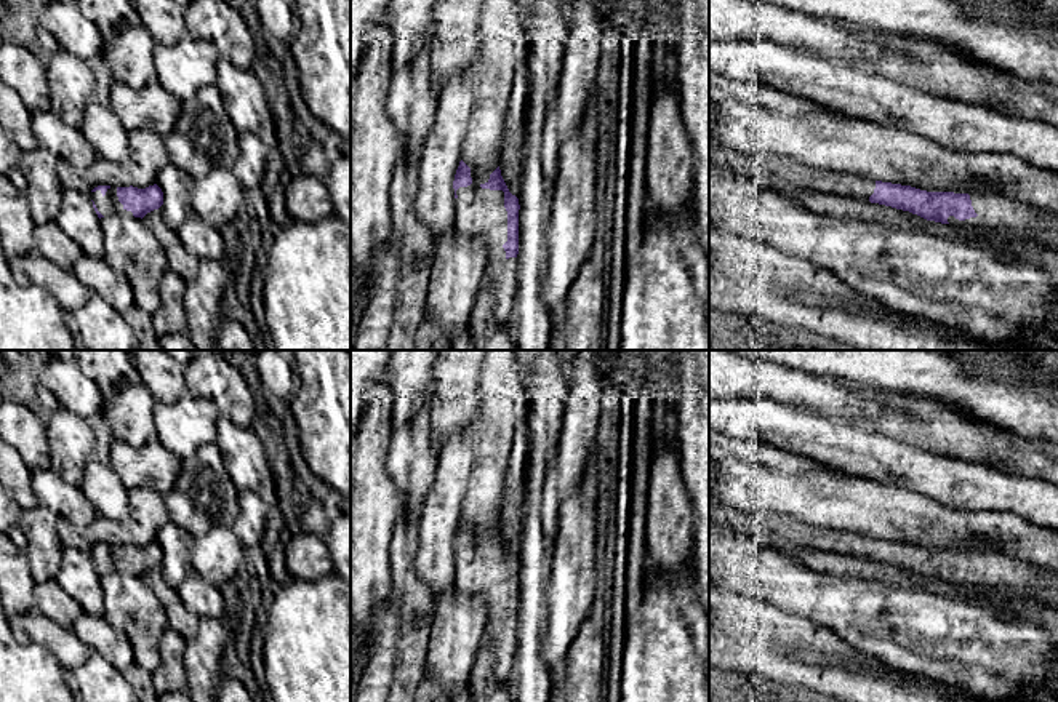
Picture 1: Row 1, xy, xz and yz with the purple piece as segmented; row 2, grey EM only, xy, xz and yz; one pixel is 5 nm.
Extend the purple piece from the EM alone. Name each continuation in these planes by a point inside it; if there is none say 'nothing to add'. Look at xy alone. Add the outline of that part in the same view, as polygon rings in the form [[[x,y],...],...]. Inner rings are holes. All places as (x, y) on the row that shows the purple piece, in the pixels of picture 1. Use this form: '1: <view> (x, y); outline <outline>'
1: xy (109, 203); outline [[[117,187],[107,189],[104,195],[101,193],[101,190],[91,192],[90,197],[102,216],[109,214],[133,216],[133,213],[126,211],[123,205],[118,201]]]

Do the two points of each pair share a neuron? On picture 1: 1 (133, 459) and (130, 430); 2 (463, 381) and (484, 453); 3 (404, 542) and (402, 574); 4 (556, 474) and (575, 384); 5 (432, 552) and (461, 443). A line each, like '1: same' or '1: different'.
1: different
2: different
3: same
4: same
5: same

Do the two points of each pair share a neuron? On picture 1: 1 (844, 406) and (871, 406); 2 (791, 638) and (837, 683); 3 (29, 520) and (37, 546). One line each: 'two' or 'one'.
1: one
2: one
3: one

